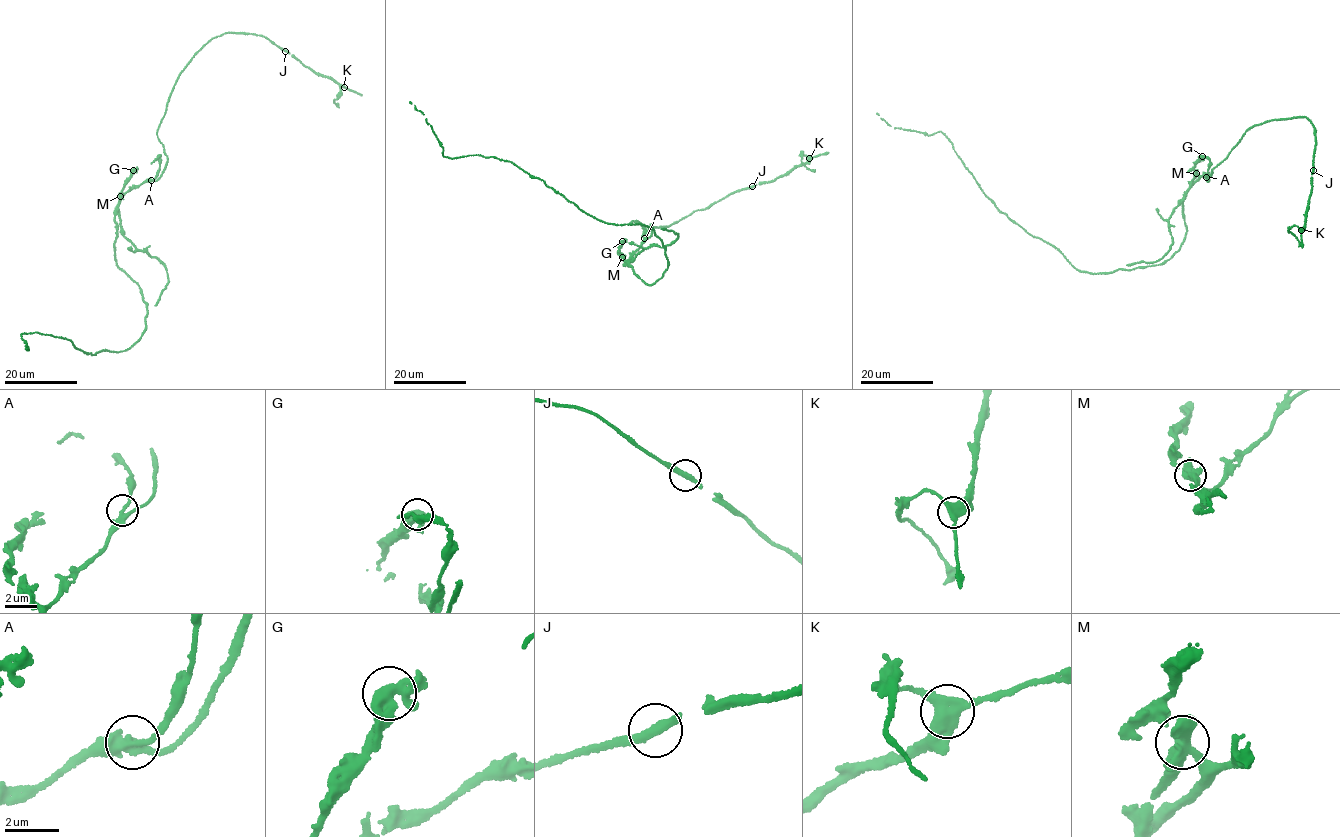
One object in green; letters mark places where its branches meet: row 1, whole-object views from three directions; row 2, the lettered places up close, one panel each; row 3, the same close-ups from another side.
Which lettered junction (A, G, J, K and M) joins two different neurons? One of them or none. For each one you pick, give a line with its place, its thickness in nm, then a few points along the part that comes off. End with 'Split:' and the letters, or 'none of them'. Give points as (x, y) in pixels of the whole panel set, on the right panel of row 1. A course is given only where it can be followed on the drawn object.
M: at (1196, 173); 420 nm thick; foreign part runs (1196, 173), (1187, 196), (1173, 209), (1168, 222), (1173, 239), (1169, 249), (1154, 262), (1127, 264)
Split: M

